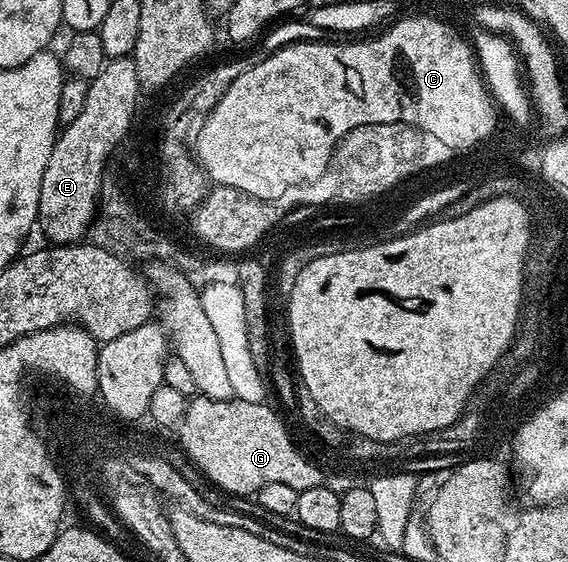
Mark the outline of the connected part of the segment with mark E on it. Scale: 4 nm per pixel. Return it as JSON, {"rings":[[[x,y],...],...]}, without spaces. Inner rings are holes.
{"rings":[[[131,56],[105,60],[98,76],[88,81],[86,107],[82,107],[74,123],[65,125],[59,130],[54,147],[50,151],[50,159],[46,163],[46,171],[42,175],[42,187],[38,195],[38,226],[52,245],[77,244],[83,238],[80,236],[83,233],[85,236],[91,230],[101,202],[103,173],[107,159],[116,145],[129,136],[132,120],[136,117],[136,100],[140,96],[142,96],[140,80],[136,75],[136,64],[132,62]]]}

